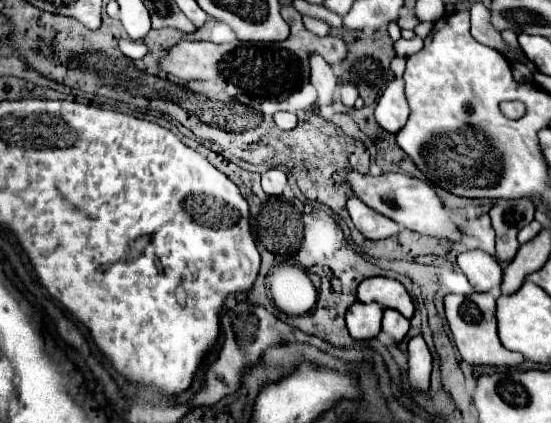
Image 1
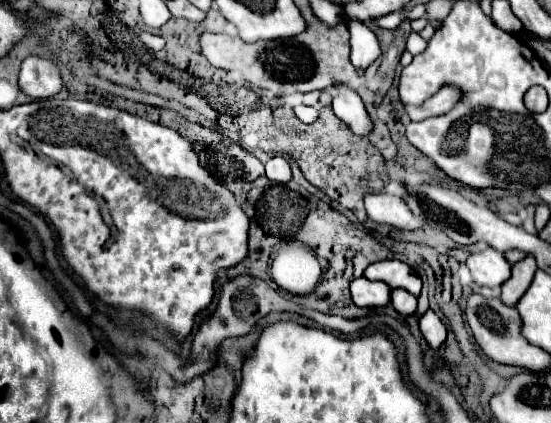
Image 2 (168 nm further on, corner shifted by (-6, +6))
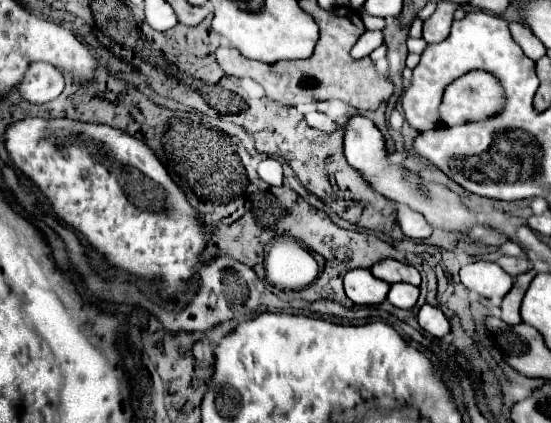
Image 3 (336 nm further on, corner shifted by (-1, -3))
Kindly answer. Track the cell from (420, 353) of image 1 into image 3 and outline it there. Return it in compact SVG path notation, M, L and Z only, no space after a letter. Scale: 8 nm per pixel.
M424 304L418 312L418 322L422 330L426 330L434 338L442 338L450 332L450 322L444 316L444 312L432 304Z

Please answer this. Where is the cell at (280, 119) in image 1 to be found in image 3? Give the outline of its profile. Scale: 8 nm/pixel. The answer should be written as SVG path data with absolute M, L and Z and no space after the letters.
M310 112L310 114L306 114L306 122L308 122L312 128L318 128L320 132L326 132L326 134L332 134L332 132L338 130L336 122L330 120L330 118L328 118L326 114L322 114L322 112Z

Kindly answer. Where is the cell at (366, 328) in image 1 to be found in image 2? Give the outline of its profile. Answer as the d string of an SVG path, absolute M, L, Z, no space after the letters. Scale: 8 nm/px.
M359 277L351 283L351 297L361 309L387 307L391 301L391 289L383 281L367 281L365 277Z

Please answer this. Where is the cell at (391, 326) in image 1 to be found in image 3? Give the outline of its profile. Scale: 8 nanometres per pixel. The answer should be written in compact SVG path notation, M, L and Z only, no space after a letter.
M400 282L400 284L392 284L392 288L388 292L388 300L392 306L408 310L416 304L418 294L420 294L418 286L410 286L408 282Z

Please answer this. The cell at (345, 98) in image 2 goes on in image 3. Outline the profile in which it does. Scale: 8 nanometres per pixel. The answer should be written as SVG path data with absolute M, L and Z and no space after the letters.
M352 116L350 122L346 124L346 136L344 136L344 154L348 164L362 174L362 178L370 184L370 188L384 198L392 200L398 204L406 204L408 208L422 212L422 216L428 220L430 226L444 228L450 232L470 232L472 228L478 226L478 220L474 212L470 212L460 196L452 192L448 186L438 184L438 182L424 182L418 174L406 170L404 166L390 166L388 164L388 152L386 152L386 140L382 132L374 126L372 120L362 118L362 116Z

